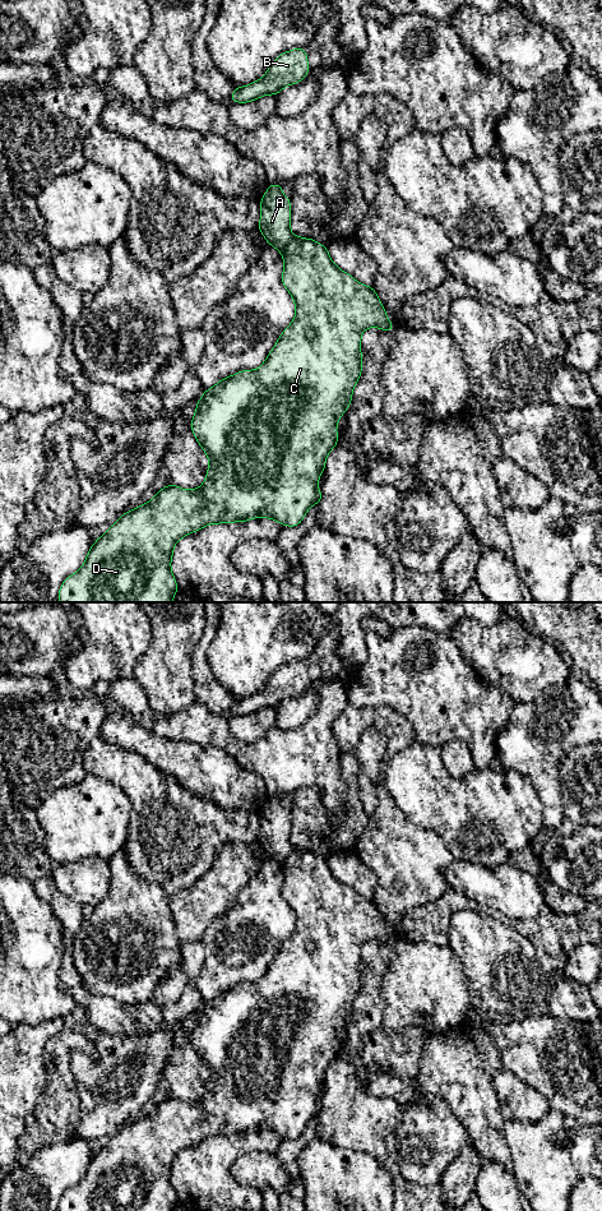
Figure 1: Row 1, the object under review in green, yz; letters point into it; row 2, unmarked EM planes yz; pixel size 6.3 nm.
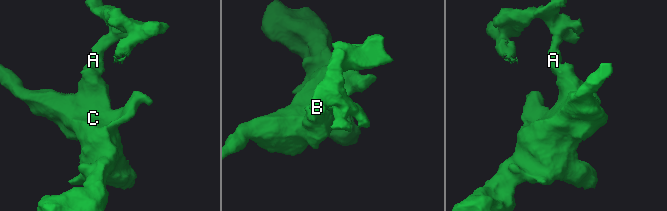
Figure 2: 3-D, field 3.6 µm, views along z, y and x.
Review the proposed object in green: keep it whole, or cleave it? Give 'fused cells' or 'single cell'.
fused cells

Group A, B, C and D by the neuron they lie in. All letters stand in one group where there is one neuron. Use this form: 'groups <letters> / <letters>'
groups A B / C D

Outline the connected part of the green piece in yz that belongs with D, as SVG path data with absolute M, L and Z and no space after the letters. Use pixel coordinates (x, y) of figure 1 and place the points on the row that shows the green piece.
M292 235L282 256L284 269L281 279L295 300L293 322L259 369L242 370L222 379L196 402L191 431L210 461L205 481L195 490L170 484L150 501L125 512L94 541L84 565L61 583L59 602L172 602L179 588L171 572L171 559L176 542L184 536L208 524L251 518L273 518L282 526L296 527L311 505L320 504L318 481L325 471L328 454L338 444L338 420L349 407L353 388L361 376L361 334L371 327L392 332L395 325L386 318L374 287L341 271L320 242Z

